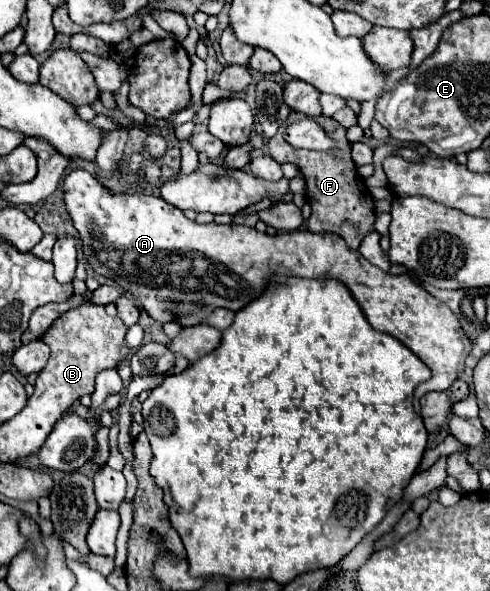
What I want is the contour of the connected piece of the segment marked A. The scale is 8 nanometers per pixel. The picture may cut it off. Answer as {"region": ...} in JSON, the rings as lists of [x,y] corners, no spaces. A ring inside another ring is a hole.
{"region":[[[81,169],[71,171],[63,179],[63,191],[65,191],[63,193],[65,207],[73,219],[75,229],[79,231],[89,267],[103,277],[111,277],[119,287],[135,295],[141,301],[143,309],[159,323],[167,323],[173,319],[183,327],[189,327],[199,323],[203,317],[207,317],[215,307],[227,307],[239,311],[249,301],[261,295],[263,273],[269,271],[275,271],[281,277],[297,275],[309,279],[337,279],[349,287],[353,297],[359,301],[367,321],[377,331],[389,333],[395,339],[399,339],[433,371],[433,377],[421,383],[414,392],[413,406],[419,415],[421,397],[429,391],[449,389],[453,381],[459,377],[459,373],[465,369],[465,359],[473,347],[473,341],[463,331],[457,315],[443,301],[439,301],[423,287],[419,287],[409,273],[391,275],[387,271],[377,269],[357,249],[347,247],[347,243],[341,241],[341,237],[337,237],[335,233],[311,233],[305,229],[293,233],[267,235],[245,225],[215,225],[215,223],[199,225],[187,219],[181,209],[169,205],[161,197],[111,193],[103,189],[103,185],[91,173]],[[187,277],[195,279],[195,287],[187,285],[185,281]]]}

